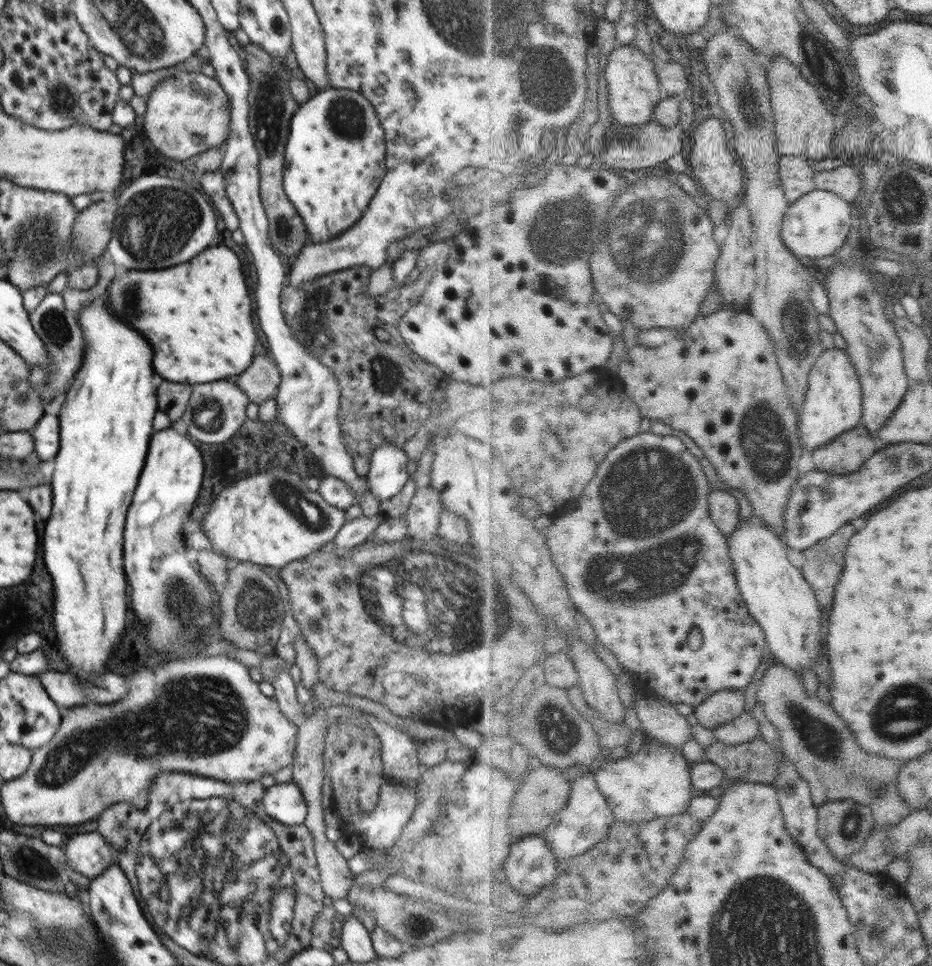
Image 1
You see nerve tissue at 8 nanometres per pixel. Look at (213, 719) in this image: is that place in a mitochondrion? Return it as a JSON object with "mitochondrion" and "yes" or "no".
{"mitochondrion":"yes"}

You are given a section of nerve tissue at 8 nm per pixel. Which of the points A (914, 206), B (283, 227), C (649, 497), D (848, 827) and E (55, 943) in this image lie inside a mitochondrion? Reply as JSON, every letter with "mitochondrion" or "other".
{"A":"mitochondrion","B":"mitochondrion","C":"mitochondrion","D":"mitochondrion","E":"mitochondrion"}

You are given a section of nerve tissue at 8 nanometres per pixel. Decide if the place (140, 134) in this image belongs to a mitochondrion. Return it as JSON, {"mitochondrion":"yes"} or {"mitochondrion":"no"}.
{"mitochondrion":"no"}

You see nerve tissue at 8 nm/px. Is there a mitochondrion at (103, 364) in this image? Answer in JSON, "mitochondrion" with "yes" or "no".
{"mitochondrion":"no"}

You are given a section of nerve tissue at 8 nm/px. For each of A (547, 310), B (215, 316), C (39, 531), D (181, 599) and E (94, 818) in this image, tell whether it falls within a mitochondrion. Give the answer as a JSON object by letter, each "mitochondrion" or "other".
{"A":"other","B":"other","C":"other","D":"mitochondrion","E":"other"}

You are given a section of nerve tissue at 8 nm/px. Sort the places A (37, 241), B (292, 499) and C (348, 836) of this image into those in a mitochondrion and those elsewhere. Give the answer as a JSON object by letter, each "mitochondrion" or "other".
{"A":"mitochondrion","B":"mitochondrion","C":"other"}

